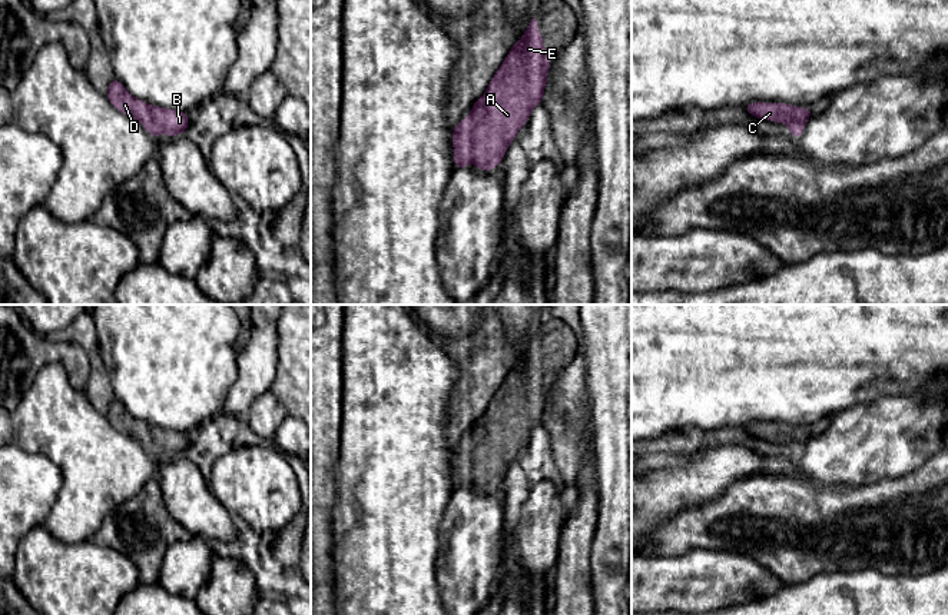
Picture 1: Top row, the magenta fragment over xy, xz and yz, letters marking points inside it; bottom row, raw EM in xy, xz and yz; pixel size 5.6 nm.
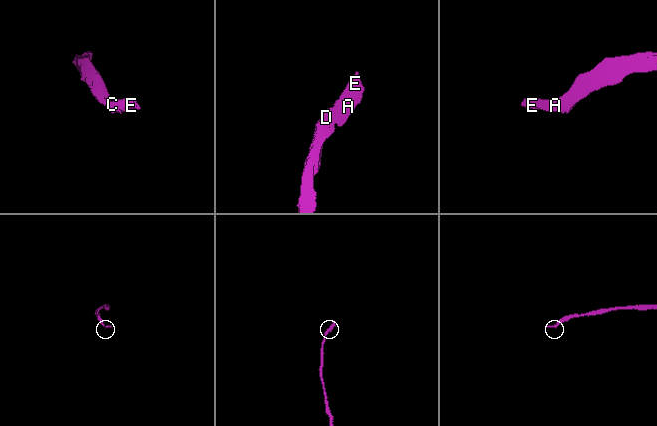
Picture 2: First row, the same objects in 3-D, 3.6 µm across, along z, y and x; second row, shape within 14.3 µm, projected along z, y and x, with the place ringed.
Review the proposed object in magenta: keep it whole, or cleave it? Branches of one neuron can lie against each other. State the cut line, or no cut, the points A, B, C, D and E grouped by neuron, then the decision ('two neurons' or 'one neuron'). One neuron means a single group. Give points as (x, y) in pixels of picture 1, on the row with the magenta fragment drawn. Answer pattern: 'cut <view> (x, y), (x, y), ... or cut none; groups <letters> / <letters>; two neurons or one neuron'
cut none; groups A B C D E; one neuron

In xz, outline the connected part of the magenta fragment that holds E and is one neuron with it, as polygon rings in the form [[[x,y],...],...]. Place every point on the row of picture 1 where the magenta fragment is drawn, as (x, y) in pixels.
[[[534,17],[470,114],[453,127],[455,169],[473,163],[490,172],[501,164],[531,110],[543,103],[551,60]]]

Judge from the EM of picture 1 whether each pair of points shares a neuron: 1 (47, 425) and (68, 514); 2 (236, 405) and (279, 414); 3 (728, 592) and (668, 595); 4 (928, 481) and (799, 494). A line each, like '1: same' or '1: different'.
1: same
2: different
3: same
4: same

